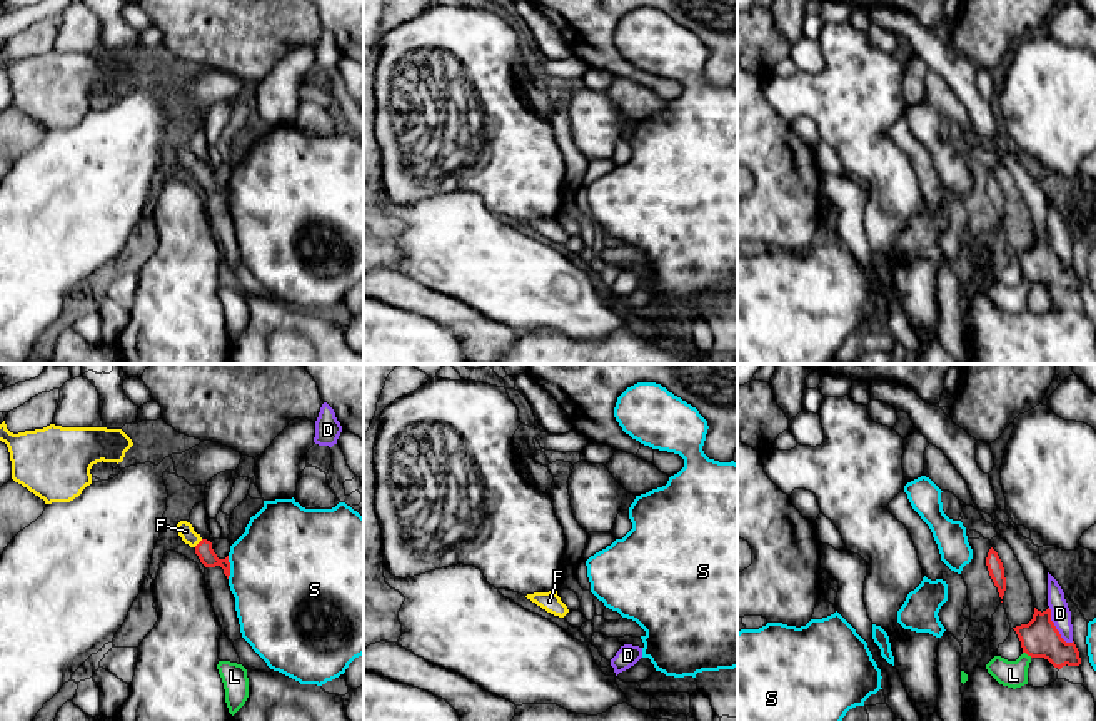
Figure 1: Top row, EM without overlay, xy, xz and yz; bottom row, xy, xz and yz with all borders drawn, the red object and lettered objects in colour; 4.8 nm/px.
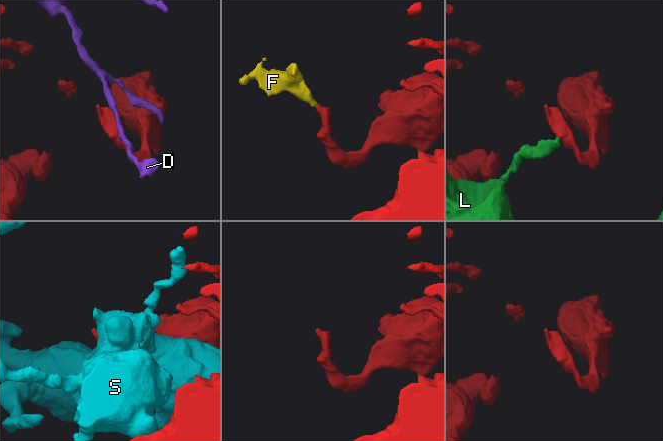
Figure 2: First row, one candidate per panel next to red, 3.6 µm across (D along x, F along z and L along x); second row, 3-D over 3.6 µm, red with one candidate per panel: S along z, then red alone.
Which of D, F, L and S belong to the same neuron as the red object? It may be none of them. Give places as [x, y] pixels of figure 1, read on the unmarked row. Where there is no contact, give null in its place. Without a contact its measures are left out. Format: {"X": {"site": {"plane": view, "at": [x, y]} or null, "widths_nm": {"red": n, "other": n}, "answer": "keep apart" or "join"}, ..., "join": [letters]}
{"D": {"site": {"plane": "yz", "at": [1055, 254]}, "widths_nm": {"red": 190, "other": 100}, "answer": "keep apart"}, "F": {"site": {"plane": "xy", "at": [199, 169]}, "widths_nm": {"red": 80, "other": 80}, "answer": "join"}, "L": {"site": {"plane": "yz", "at": [1028, 281]}, "widths_nm": {"red": 190, "other": 130}, "answer": "keep apart"}, "S": {"site": {"plane": "xy", "at": [229, 194]}, "widths_nm": {"red": 80, "other": 500}, "answer": "keep apart"}, "join": ["F"]}

